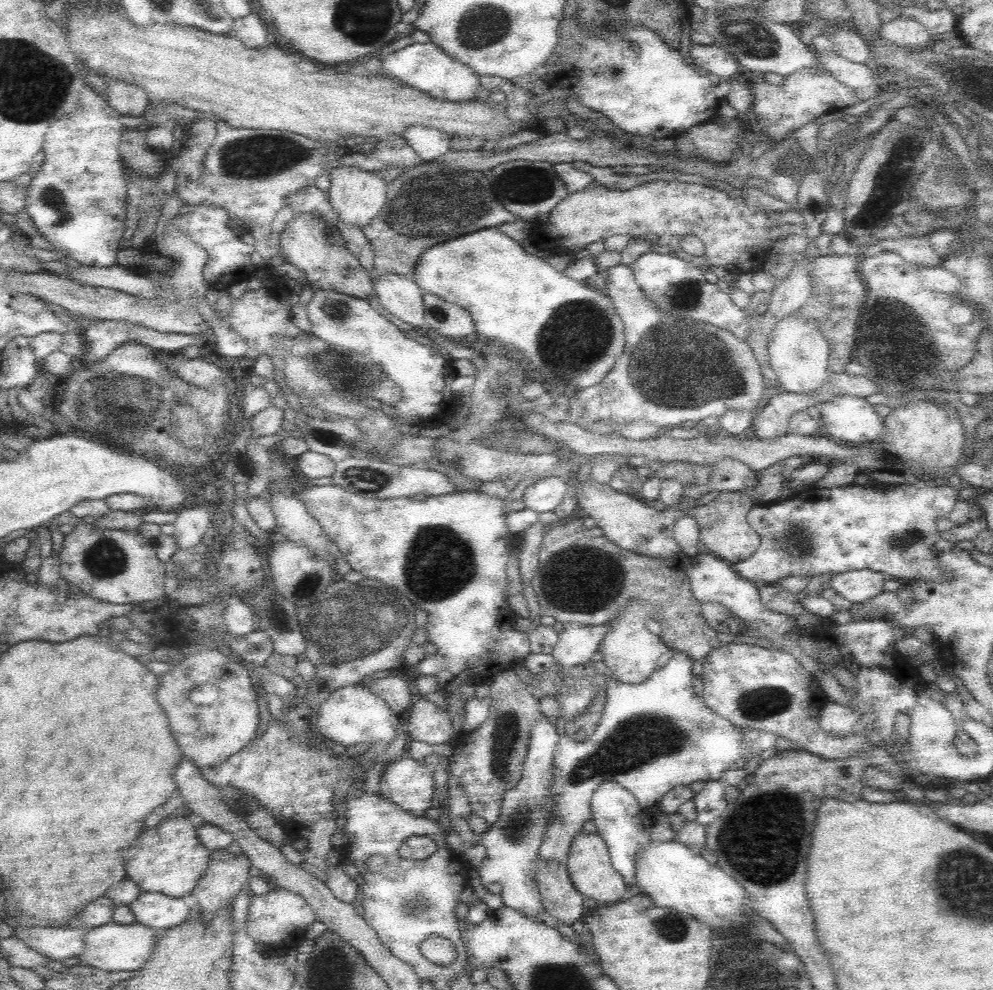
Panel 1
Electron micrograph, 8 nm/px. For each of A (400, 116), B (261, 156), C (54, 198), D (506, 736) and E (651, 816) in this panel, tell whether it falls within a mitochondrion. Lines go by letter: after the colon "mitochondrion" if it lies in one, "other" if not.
A: other
B: mitochondrion
C: mitochondrion
D: mitochondrion
E: other

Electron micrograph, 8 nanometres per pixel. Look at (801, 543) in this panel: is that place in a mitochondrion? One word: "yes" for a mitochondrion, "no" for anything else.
yes

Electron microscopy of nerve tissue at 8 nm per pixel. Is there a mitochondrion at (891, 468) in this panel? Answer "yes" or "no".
no

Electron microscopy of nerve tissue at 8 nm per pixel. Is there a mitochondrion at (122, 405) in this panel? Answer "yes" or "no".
yes

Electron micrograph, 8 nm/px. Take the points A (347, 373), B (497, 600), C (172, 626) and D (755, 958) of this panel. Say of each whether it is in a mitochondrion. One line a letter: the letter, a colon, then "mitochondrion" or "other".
A: mitochondrion
B: other
C: other
D: mitochondrion

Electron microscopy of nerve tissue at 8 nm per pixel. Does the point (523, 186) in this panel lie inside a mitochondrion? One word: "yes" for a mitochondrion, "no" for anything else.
yes

